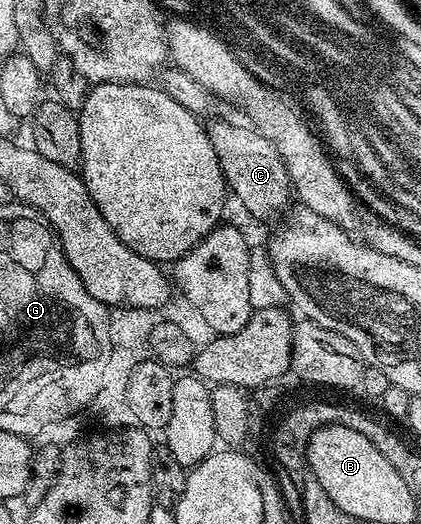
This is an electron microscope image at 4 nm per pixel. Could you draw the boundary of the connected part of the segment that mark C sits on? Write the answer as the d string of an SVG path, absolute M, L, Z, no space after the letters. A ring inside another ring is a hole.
M239 123L210 124L207 136L211 138L219 158L223 180L227 182L230 194L253 218L271 219L274 215L282 216L288 210L287 202L293 199L292 183L285 161L278 155L271 141L254 126L242 127Z

